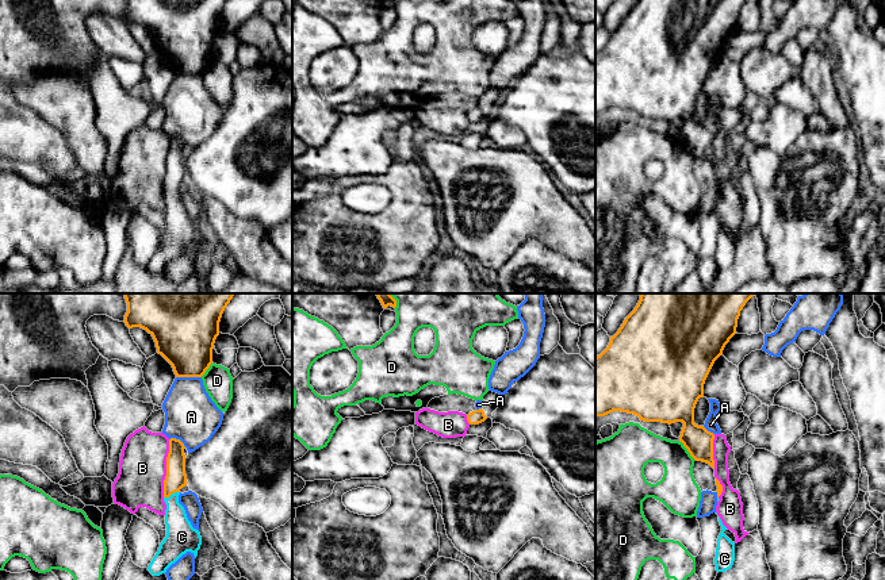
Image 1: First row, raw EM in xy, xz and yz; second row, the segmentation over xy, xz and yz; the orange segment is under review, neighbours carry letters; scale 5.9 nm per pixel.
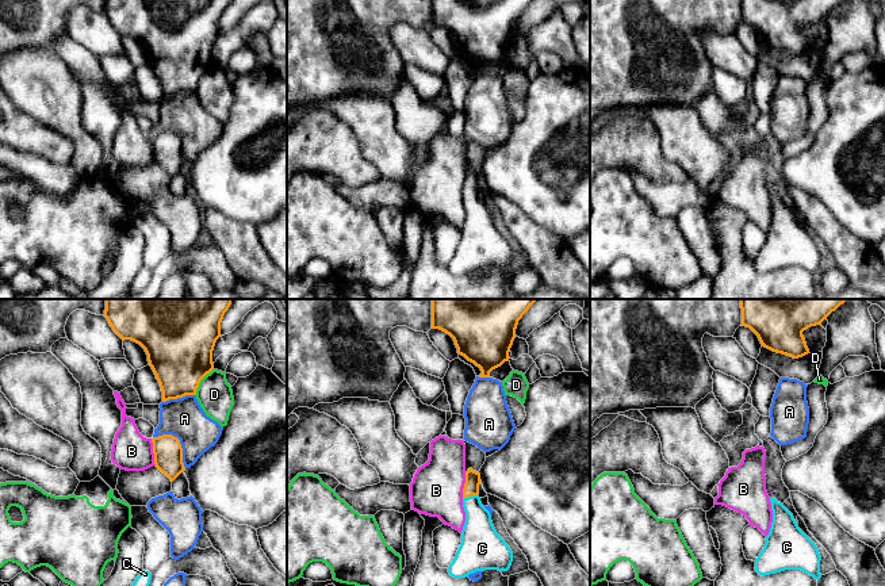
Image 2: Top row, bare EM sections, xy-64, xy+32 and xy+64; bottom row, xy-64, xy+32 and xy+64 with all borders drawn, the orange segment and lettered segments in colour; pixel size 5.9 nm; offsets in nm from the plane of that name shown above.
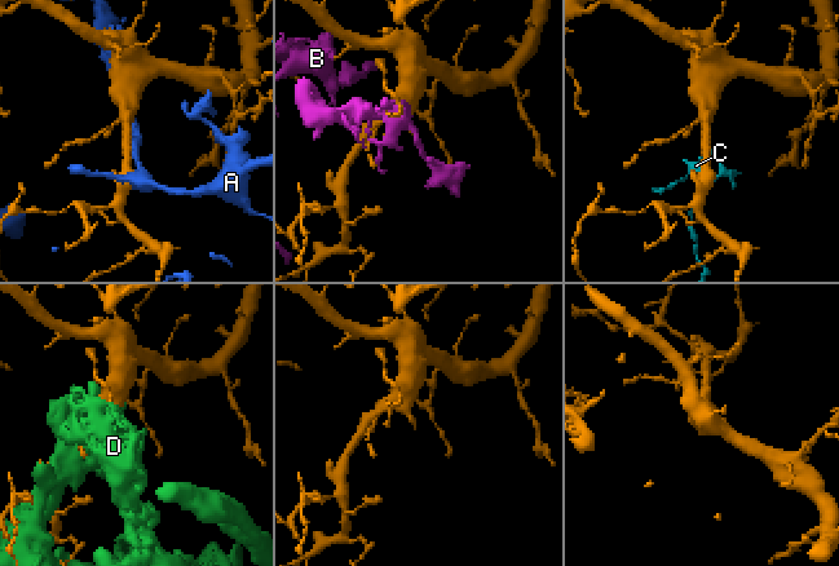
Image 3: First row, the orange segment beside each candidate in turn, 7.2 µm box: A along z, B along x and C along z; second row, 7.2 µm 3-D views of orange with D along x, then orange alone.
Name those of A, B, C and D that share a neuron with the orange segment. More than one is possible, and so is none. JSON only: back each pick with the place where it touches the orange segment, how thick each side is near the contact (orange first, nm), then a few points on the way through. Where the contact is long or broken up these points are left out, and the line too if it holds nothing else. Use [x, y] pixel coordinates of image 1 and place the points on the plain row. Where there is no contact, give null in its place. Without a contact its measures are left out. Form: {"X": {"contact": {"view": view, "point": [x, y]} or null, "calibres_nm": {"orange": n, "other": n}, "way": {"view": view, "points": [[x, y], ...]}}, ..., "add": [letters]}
{"C": {"contact": {"view": "xy", "point": [171, 191]}, "calibres_nm": {"orange": 120, "other": 170}, "way": {"view": "xy", "points": [[176, 176], [171, 191], [180, 231]]}}, "add": ["C"]}

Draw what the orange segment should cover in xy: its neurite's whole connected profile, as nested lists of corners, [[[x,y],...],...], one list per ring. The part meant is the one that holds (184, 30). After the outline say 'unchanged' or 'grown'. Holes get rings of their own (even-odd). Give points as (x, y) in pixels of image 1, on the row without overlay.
[[[127,0],[124,20],[141,24],[154,37],[157,50],[173,65],[176,74],[202,74],[212,61],[219,19],[229,0]]]; unchanged

